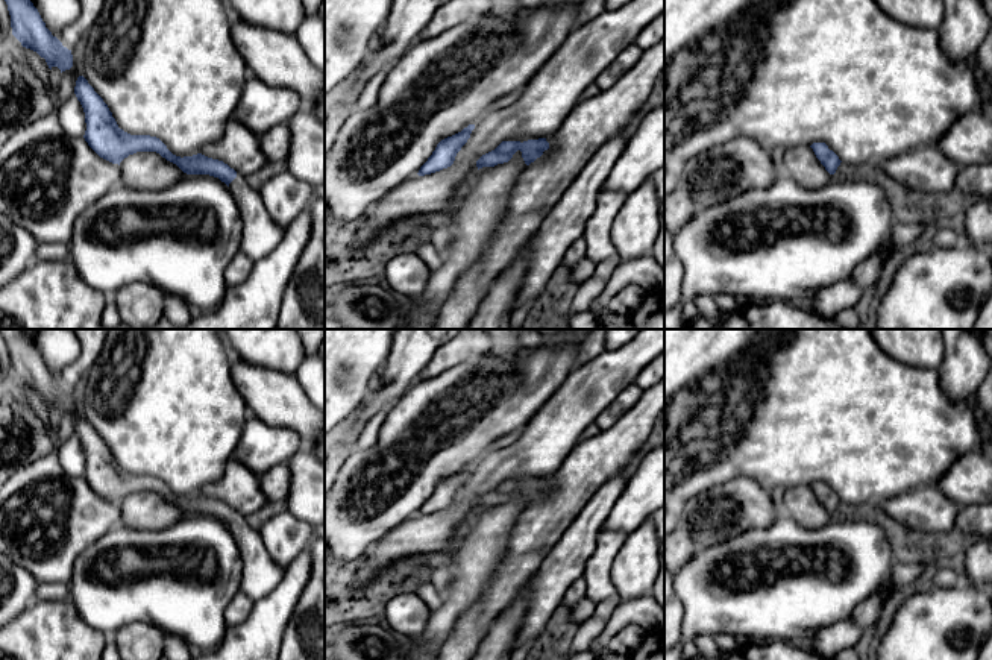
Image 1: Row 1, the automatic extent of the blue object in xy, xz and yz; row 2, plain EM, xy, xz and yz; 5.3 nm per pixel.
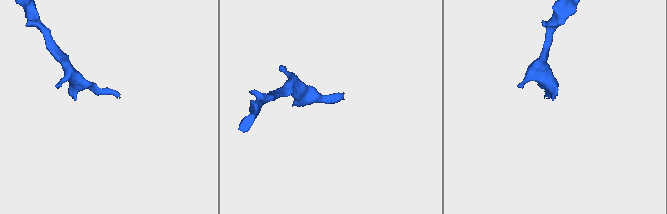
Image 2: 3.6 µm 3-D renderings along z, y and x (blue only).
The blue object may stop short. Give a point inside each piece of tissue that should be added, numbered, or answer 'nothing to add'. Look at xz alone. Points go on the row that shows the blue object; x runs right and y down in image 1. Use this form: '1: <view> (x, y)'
1: xz (590, 123)

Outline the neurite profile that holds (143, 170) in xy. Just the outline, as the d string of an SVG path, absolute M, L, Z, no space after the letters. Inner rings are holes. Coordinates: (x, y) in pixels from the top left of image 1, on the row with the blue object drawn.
M137 152L120 162L121 184L137 190L167 188L185 174L156 152Z

